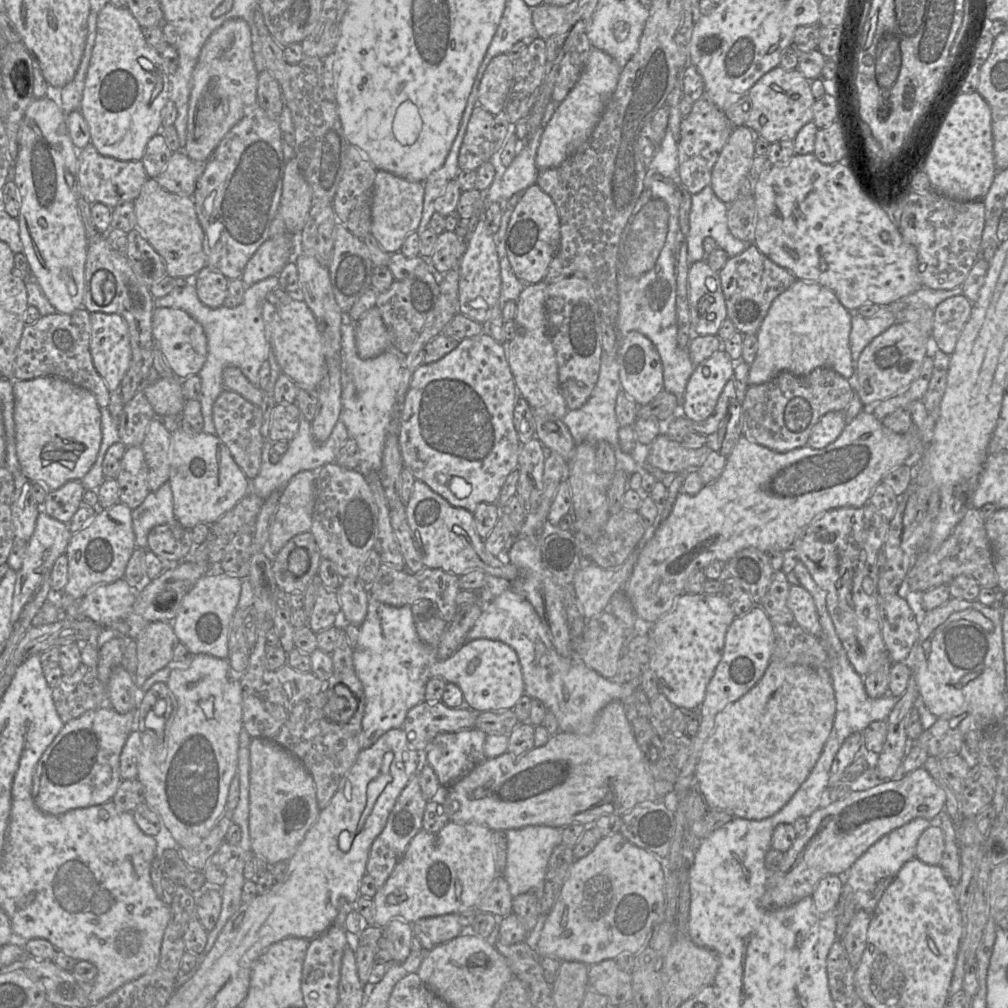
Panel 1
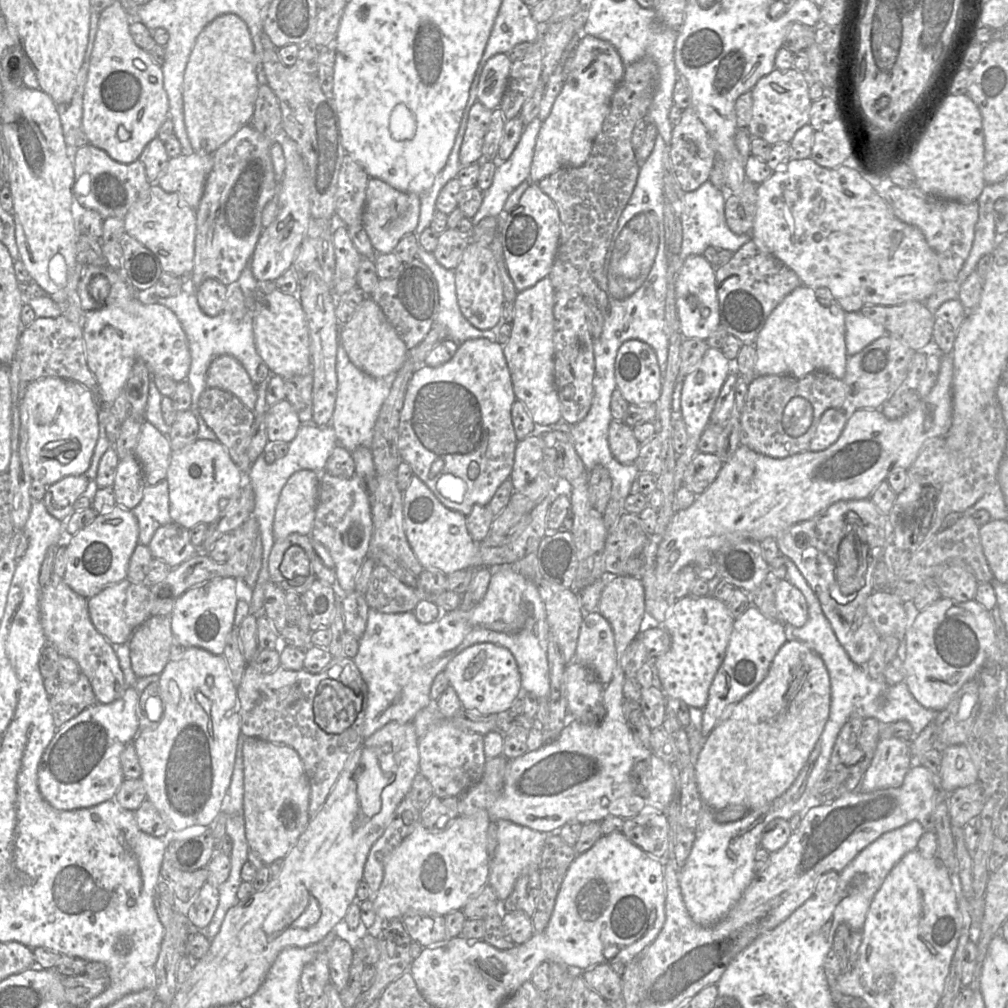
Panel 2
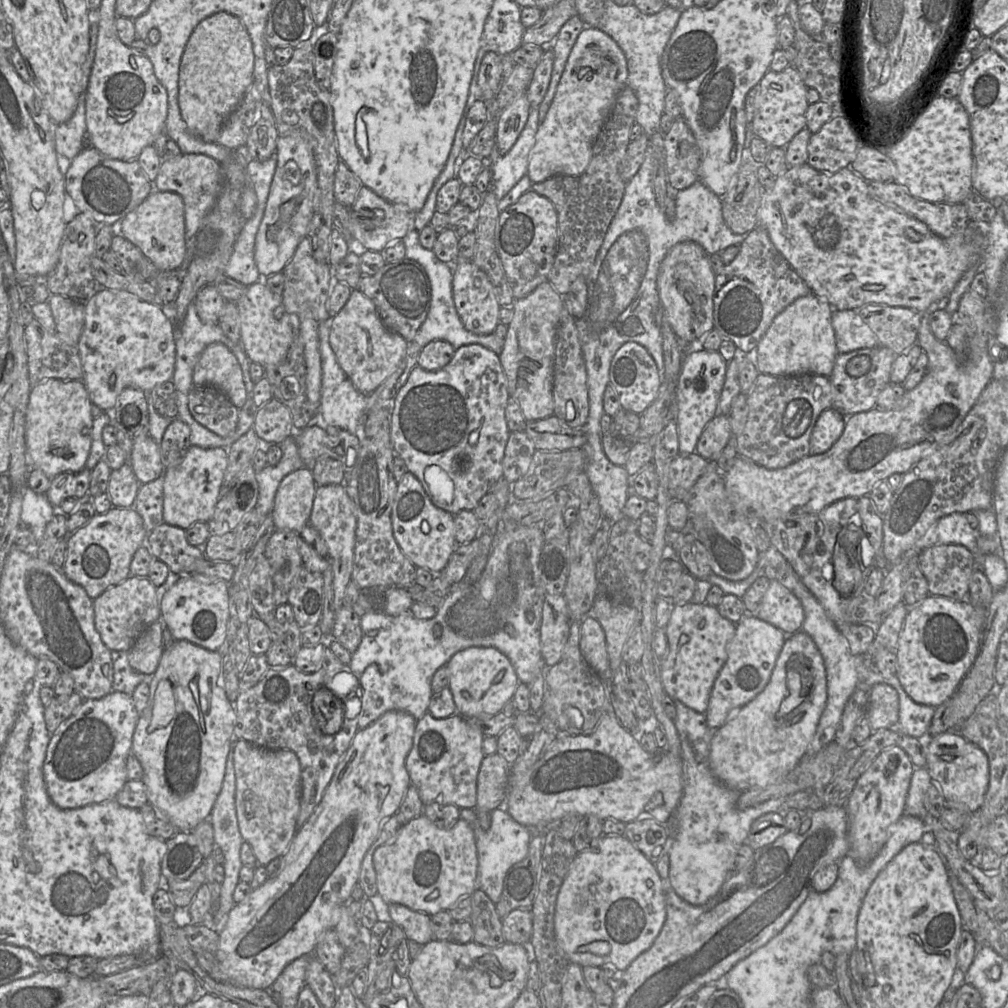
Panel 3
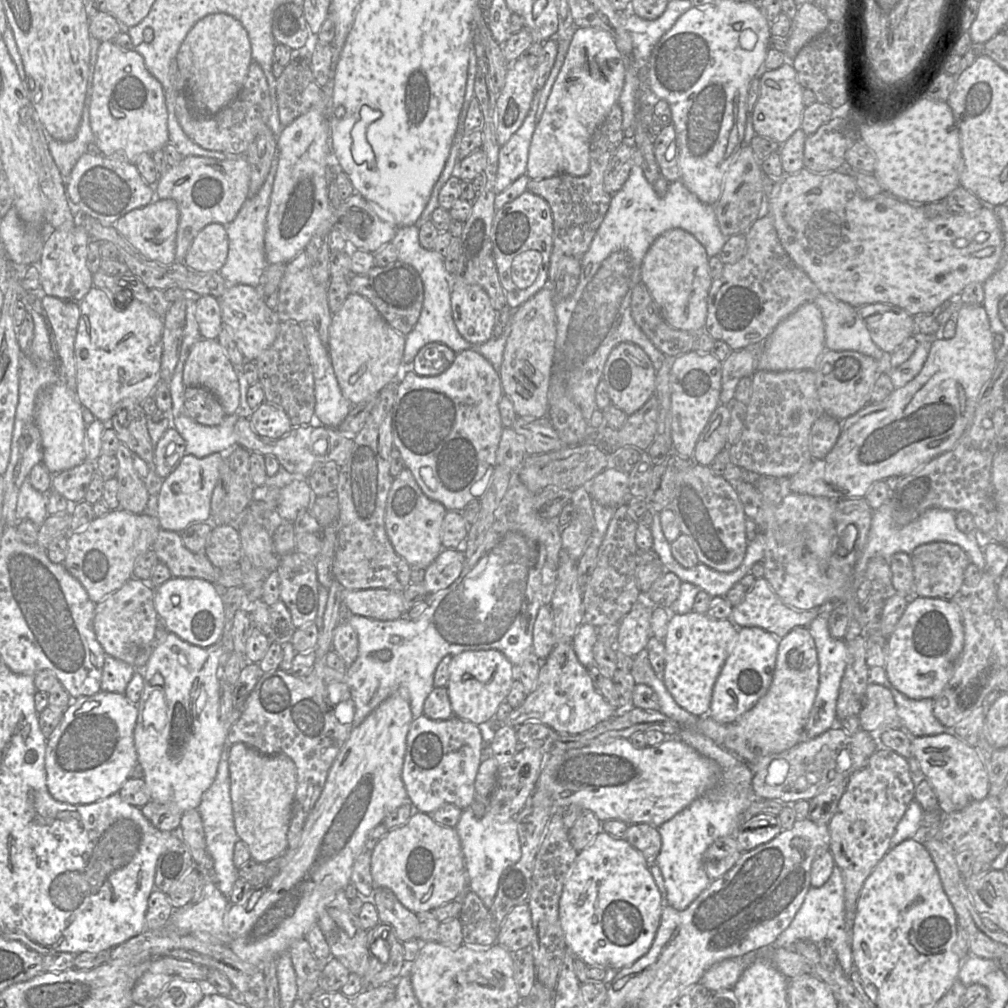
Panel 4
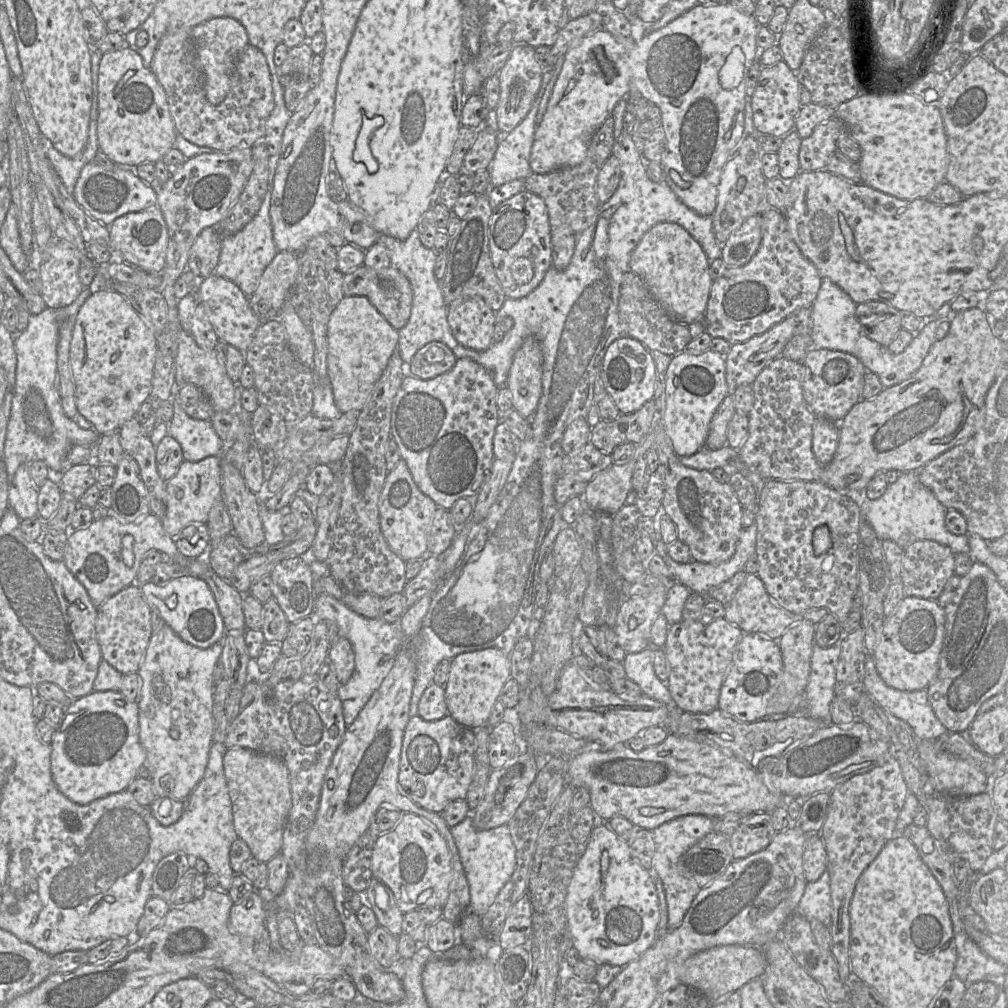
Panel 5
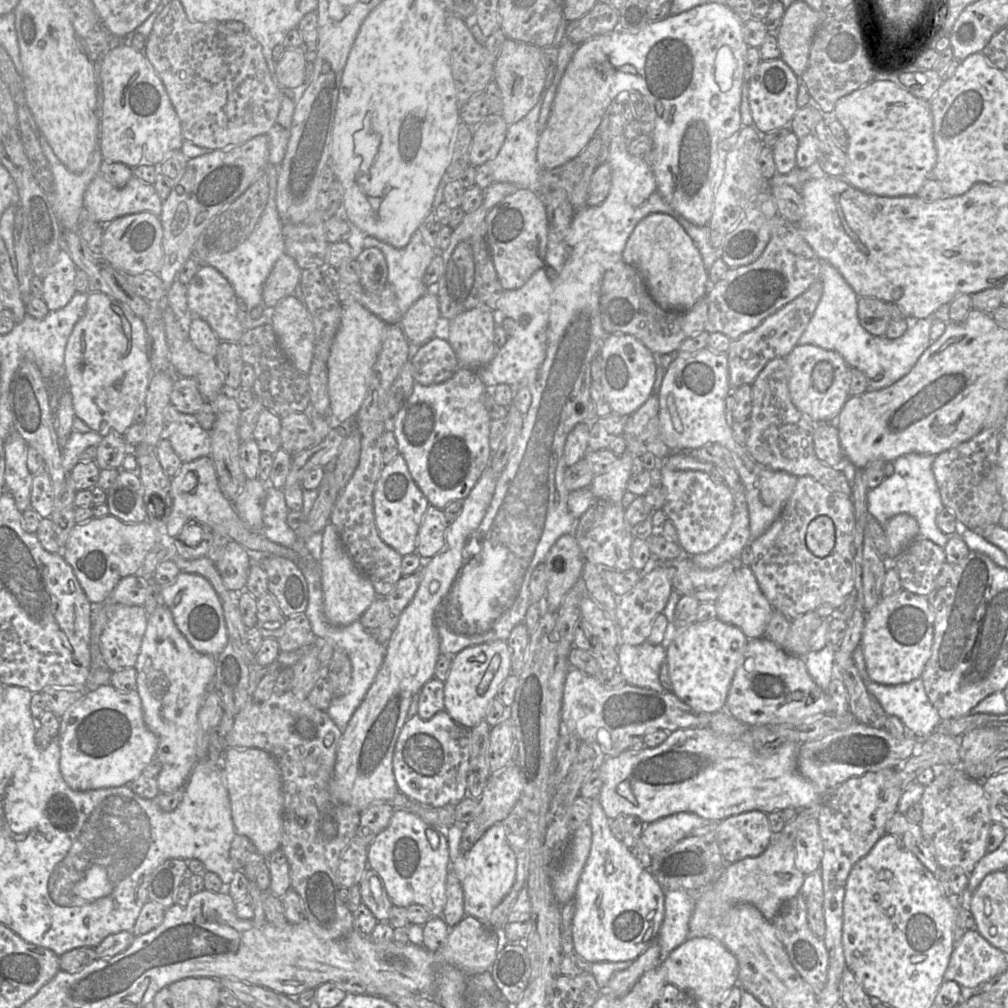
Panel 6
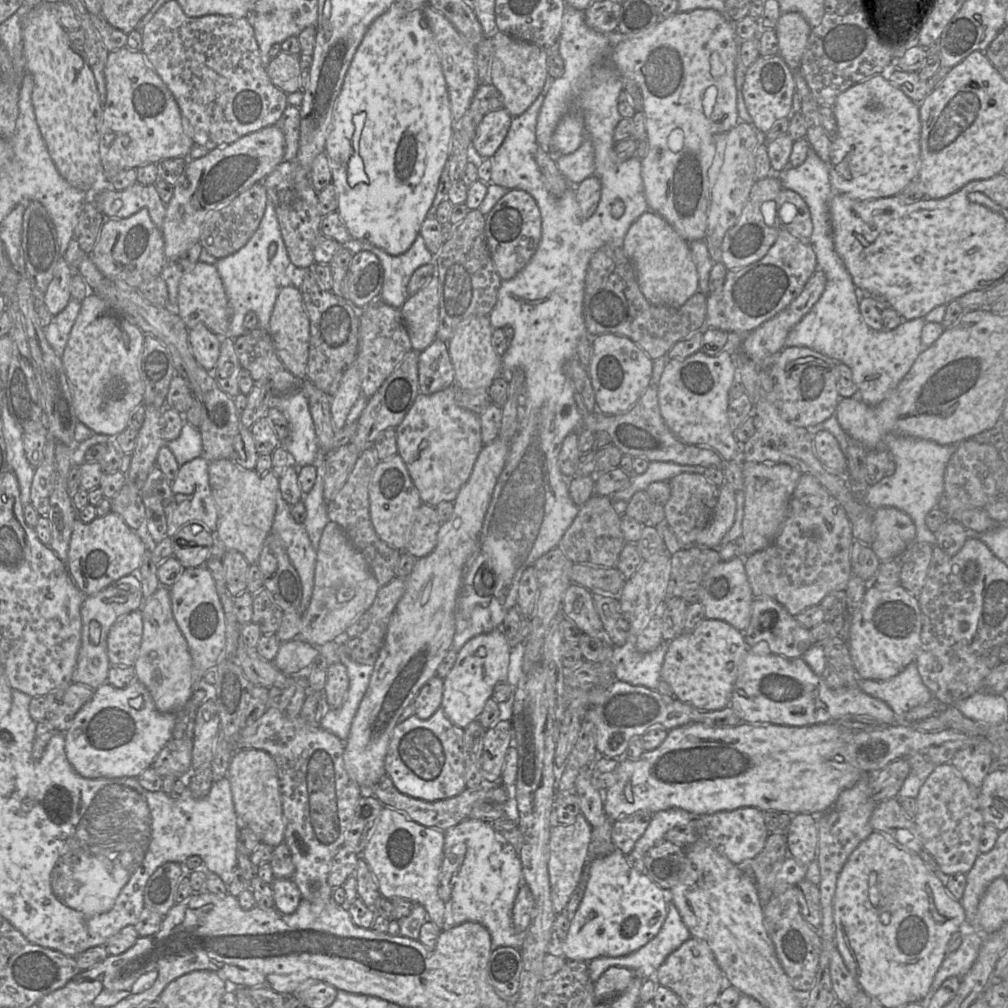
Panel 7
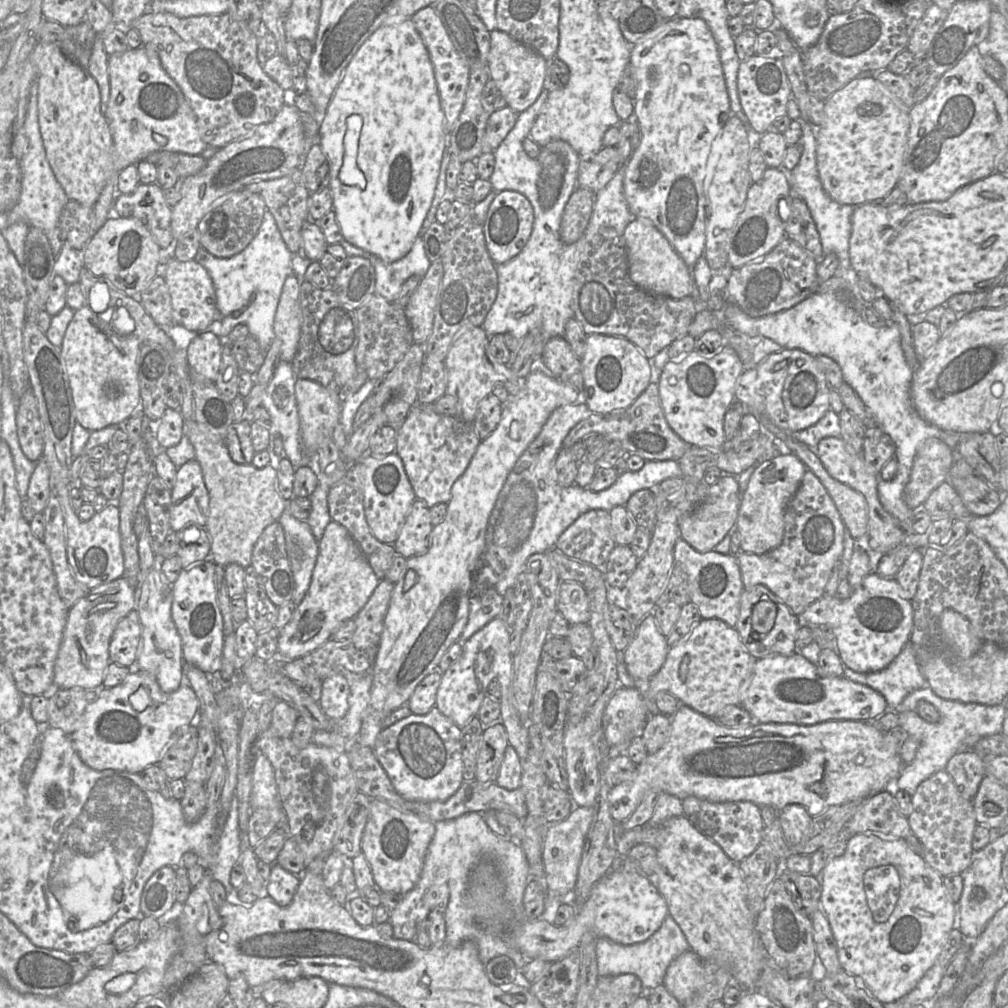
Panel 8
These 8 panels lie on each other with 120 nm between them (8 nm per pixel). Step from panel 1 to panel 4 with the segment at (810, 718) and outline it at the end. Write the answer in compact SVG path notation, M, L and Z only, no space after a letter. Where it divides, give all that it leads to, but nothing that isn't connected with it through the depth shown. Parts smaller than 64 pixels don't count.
M796 627L785 637L779 639L779 647L772 683L757 703L736 722L744 729L747 740L758 749L760 755L782 753L801 742L801 732L806 724L809 712L813 706L819 684L819 663L814 639L808 627Z

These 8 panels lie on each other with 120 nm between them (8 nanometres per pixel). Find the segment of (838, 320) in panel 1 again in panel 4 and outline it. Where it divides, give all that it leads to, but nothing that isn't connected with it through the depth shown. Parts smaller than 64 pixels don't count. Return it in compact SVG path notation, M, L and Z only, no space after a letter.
M810 302L782 320L761 344L757 369L774 372L814 371L825 350L825 329L822 313L814 302Z

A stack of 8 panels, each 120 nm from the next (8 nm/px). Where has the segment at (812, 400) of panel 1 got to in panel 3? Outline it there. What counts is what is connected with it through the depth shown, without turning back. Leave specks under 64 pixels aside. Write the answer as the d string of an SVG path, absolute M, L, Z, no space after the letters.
M759 374L746 395L748 416L743 432L736 438L737 457L767 469L780 469L810 455L810 439L820 414L833 407L832 386L826 376L770 376Z

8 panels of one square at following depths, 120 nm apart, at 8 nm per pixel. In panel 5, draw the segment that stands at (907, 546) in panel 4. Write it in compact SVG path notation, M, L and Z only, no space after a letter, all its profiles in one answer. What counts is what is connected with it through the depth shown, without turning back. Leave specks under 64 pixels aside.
M917 472L900 473L896 482L889 484L880 498L869 500L862 496L859 504L863 519L870 524L881 541L891 540L905 548L915 541L933 540L947 546L954 554L969 553L967 534L955 535L947 529L945 516L948 510L919 481Z

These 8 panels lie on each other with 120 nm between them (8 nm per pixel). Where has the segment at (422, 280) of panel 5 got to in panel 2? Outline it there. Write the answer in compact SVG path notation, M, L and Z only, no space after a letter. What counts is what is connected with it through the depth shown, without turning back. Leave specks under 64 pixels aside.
M418 243L417 258L432 272L438 287L438 312L434 324L443 326L448 338L464 342L482 337L485 330L472 326L462 315L456 294L455 273L441 266L433 253L425 251Z

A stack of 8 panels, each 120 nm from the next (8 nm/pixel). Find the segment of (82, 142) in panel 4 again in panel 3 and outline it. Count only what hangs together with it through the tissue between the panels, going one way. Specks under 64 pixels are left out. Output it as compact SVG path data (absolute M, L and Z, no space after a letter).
M84 90L73 116L68 121L55 125L54 143L58 157L73 160L84 149L82 140L87 135L86 94L87 90Z

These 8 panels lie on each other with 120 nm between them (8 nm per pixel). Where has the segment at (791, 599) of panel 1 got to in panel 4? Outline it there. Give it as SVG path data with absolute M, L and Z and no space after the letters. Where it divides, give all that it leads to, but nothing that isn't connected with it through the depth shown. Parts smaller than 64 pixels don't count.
M763 577L755 580L752 590L746 595L741 604L733 607L731 616L728 619L737 628L760 627L778 638L783 638L796 627L808 627L819 613L819 608L796 610L785 604Z

